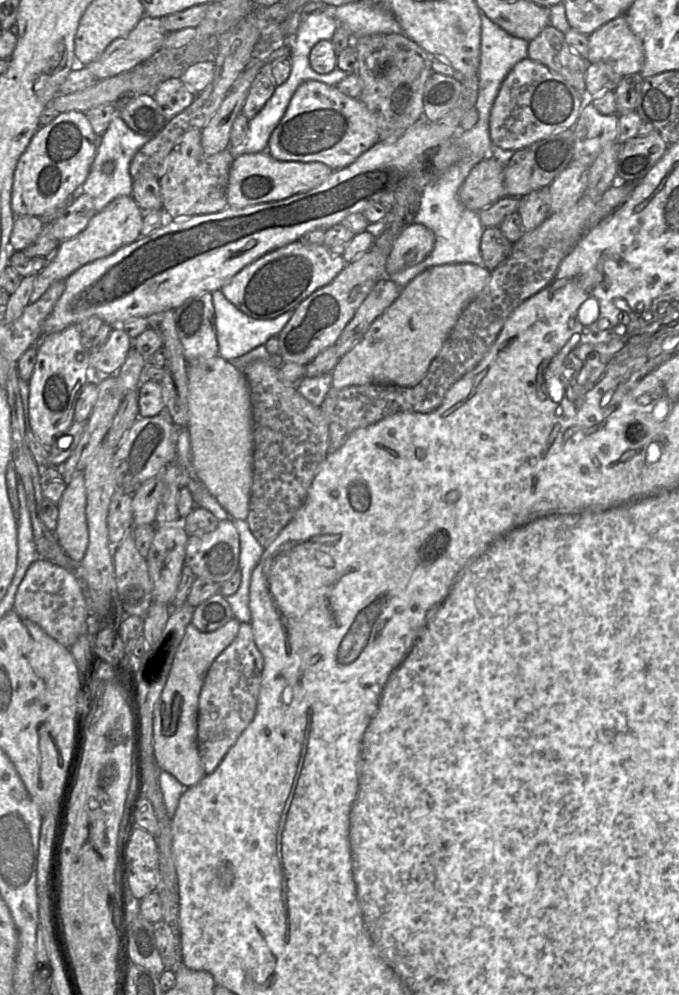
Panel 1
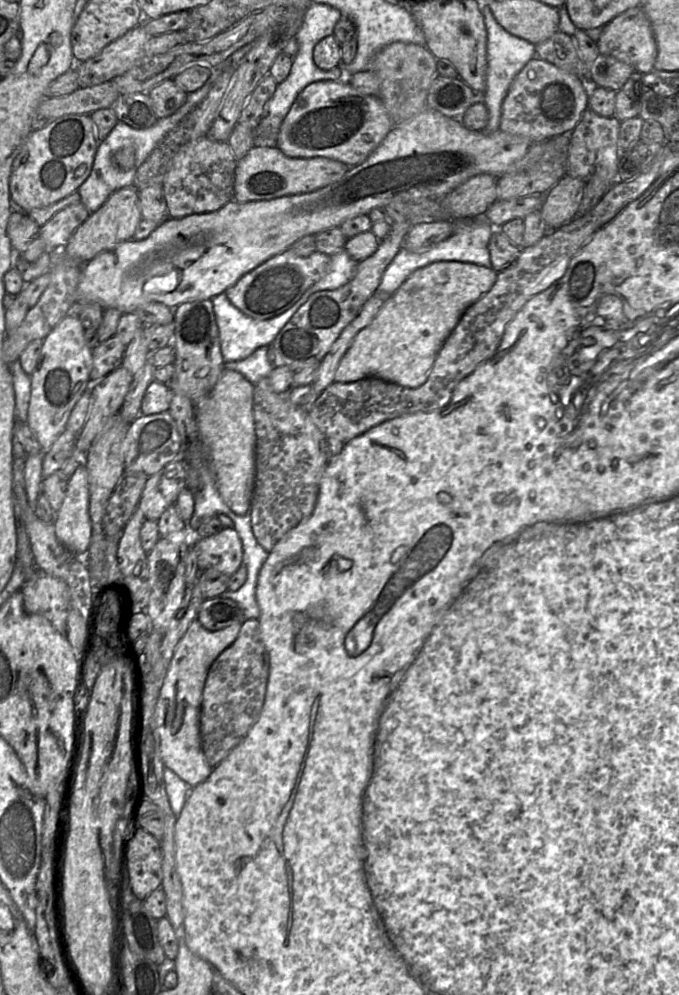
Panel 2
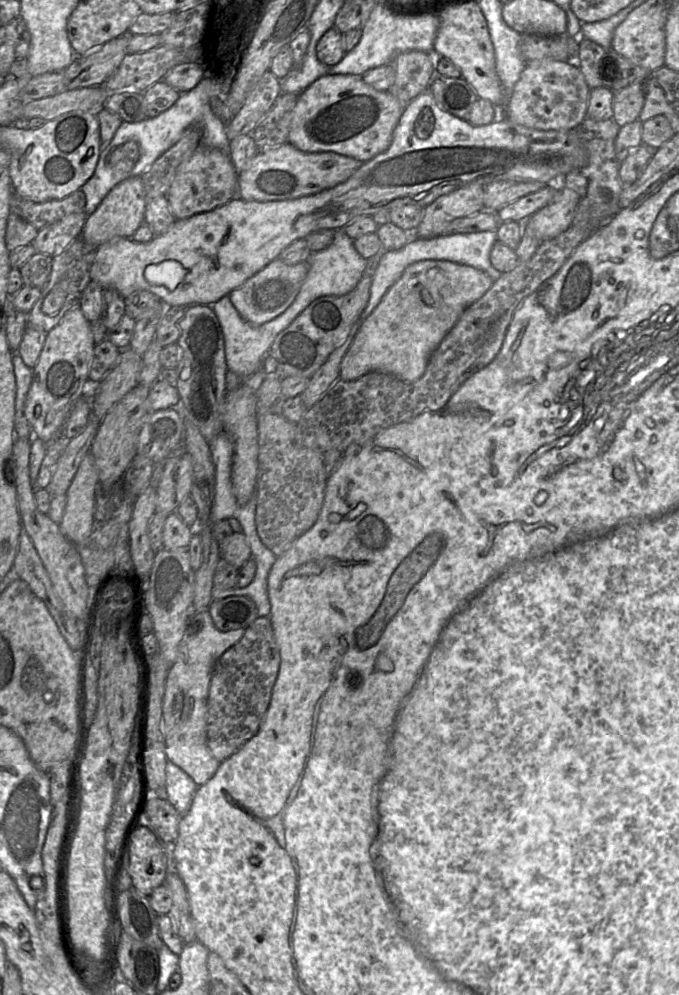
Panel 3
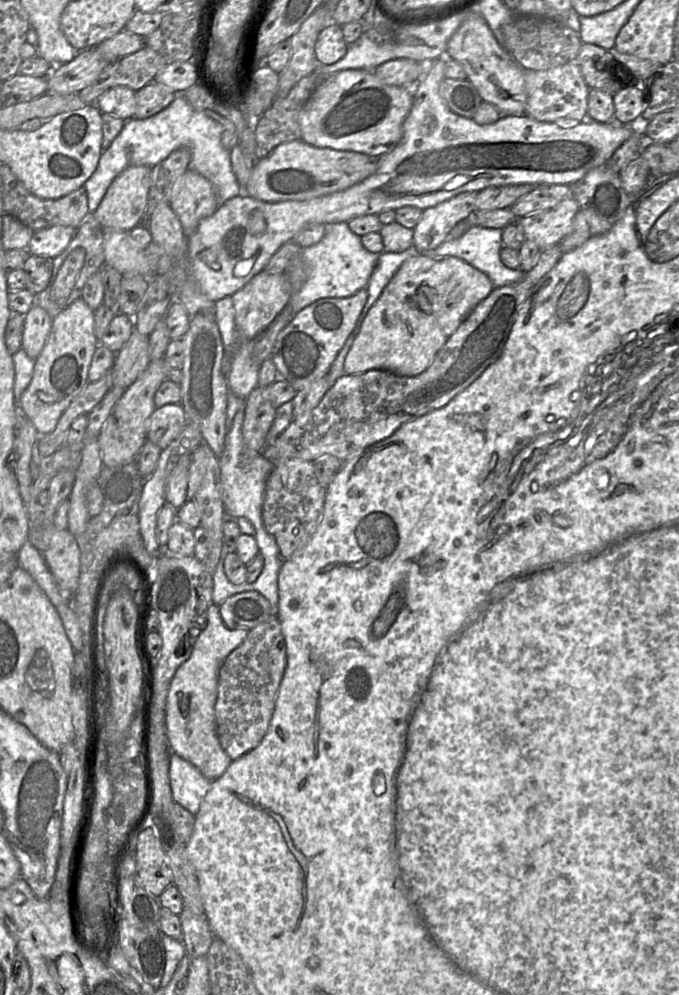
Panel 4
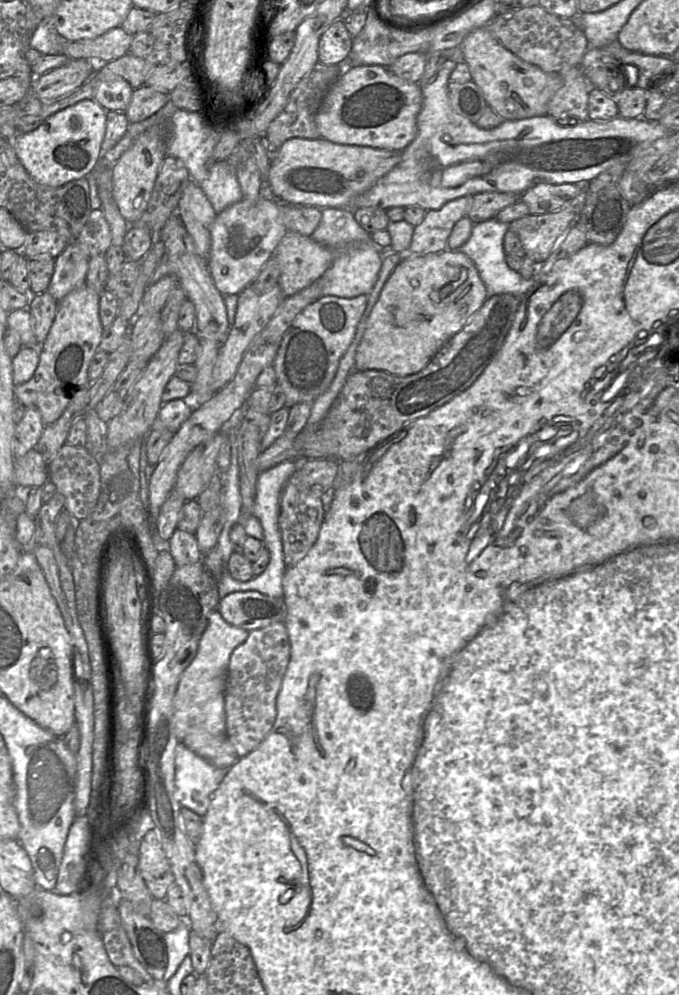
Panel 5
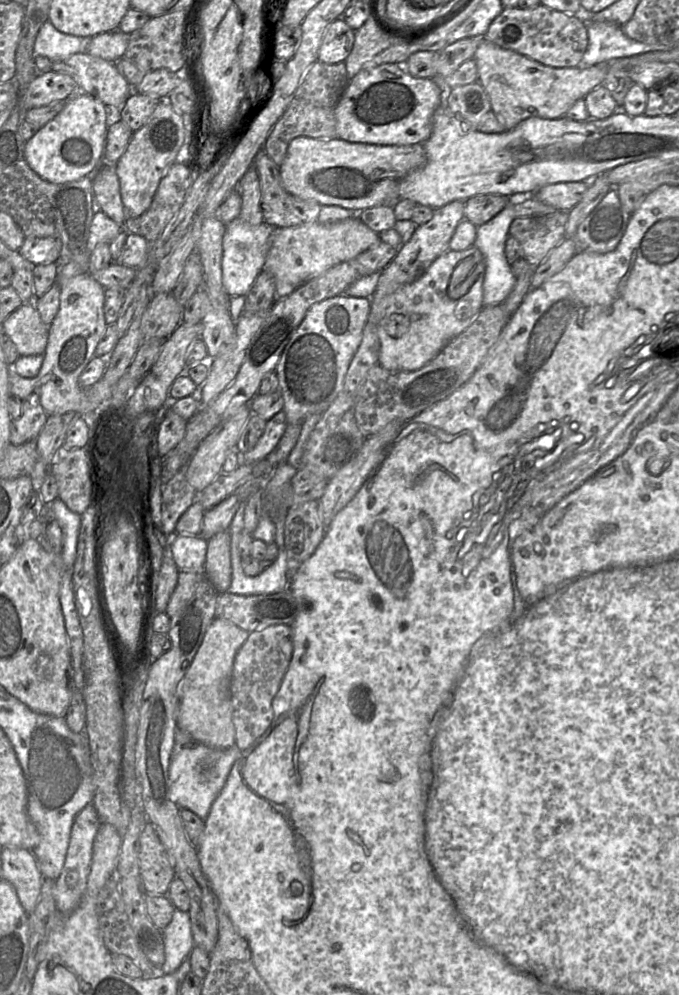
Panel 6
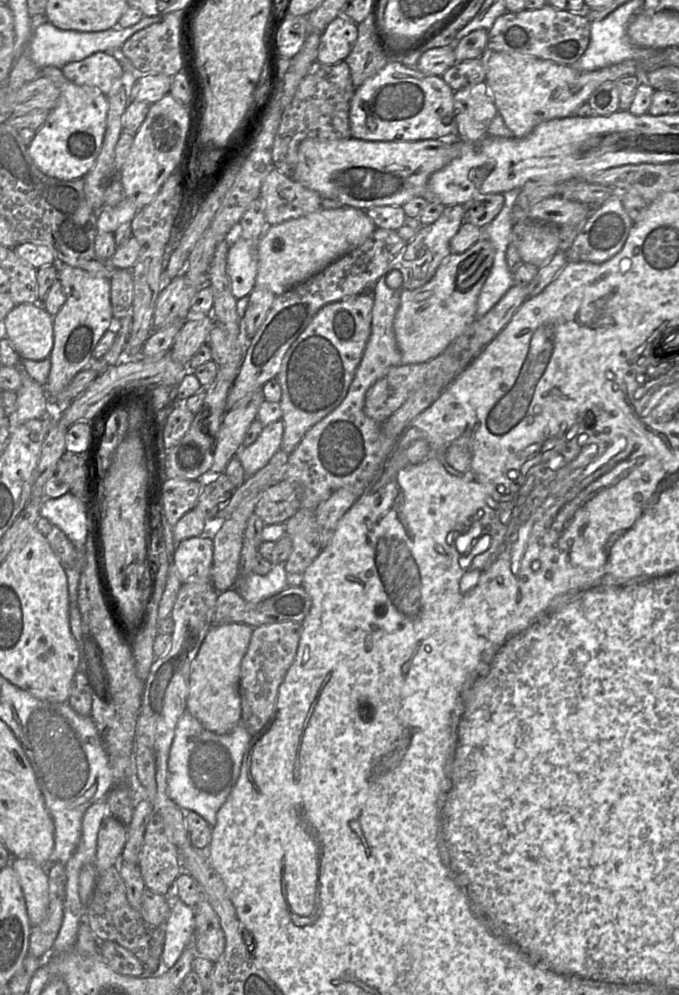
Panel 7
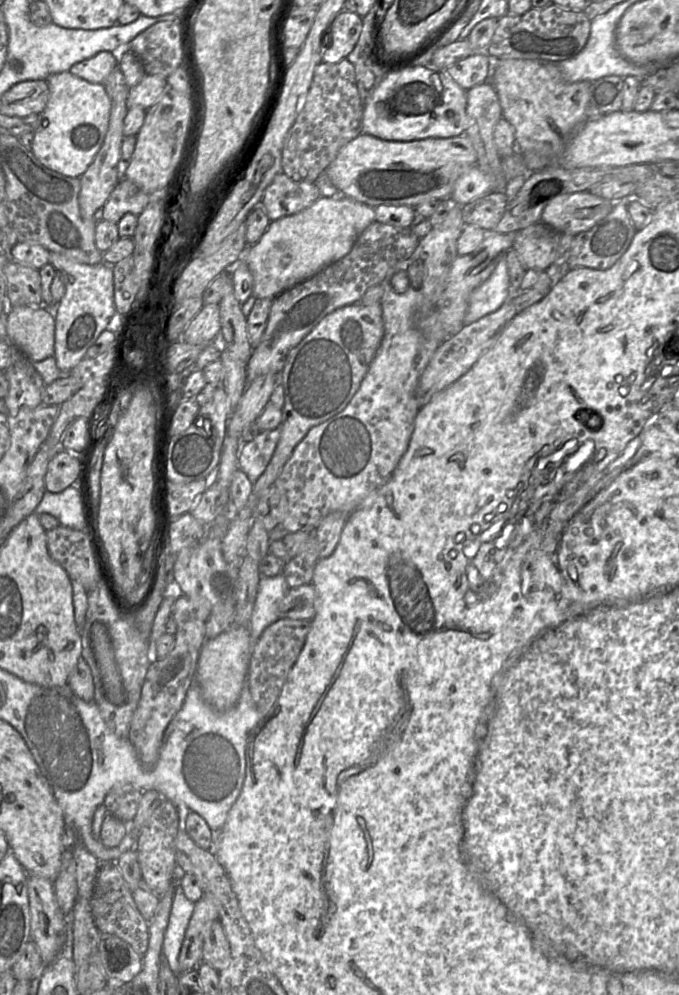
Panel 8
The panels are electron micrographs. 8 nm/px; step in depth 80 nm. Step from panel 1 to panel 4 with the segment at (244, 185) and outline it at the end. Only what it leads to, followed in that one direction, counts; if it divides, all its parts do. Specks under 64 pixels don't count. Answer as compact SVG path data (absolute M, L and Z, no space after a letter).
M303 140L285 142L257 160L243 191L266 202L309 200L362 182L376 171L378 158L355 151L319 148Z

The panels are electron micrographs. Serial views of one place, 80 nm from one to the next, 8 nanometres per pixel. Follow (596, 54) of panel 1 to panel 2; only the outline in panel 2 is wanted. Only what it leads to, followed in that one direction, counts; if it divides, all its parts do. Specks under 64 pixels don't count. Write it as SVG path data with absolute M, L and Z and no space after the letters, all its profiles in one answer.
M641 6L628 9L606 24L596 42L599 53L612 56L628 65L635 72L648 74L654 70L657 44L648 17Z

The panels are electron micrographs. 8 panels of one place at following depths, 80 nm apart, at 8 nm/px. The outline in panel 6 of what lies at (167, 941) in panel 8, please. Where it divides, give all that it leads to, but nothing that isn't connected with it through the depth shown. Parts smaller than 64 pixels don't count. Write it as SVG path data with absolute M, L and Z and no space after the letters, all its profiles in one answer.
M175 909L170 923L162 930L162 934L165 952L162 969L164 975L168 975L177 971L195 947L189 912Z

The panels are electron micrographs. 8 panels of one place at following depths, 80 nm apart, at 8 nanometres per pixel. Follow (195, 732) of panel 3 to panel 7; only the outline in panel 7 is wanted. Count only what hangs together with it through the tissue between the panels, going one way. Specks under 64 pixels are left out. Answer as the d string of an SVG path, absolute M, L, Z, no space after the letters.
M243 623L212 626L192 663L186 710L209 731L226 734L239 724L241 662L247 652L253 629Z

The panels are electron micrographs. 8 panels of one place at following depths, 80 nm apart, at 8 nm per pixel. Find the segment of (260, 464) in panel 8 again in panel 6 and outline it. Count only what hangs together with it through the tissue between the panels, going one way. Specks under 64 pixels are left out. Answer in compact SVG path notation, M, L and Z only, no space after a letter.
M283 410L269 419L255 447L243 454L243 462L253 463L266 458L278 445L287 424L286 414Z

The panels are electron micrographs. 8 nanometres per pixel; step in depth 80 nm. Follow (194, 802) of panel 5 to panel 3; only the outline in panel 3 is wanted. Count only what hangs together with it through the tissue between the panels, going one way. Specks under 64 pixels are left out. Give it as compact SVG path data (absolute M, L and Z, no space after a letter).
M168 760L166 764L166 799L181 815L185 815L191 808L197 789L198 785L195 781L180 767Z

